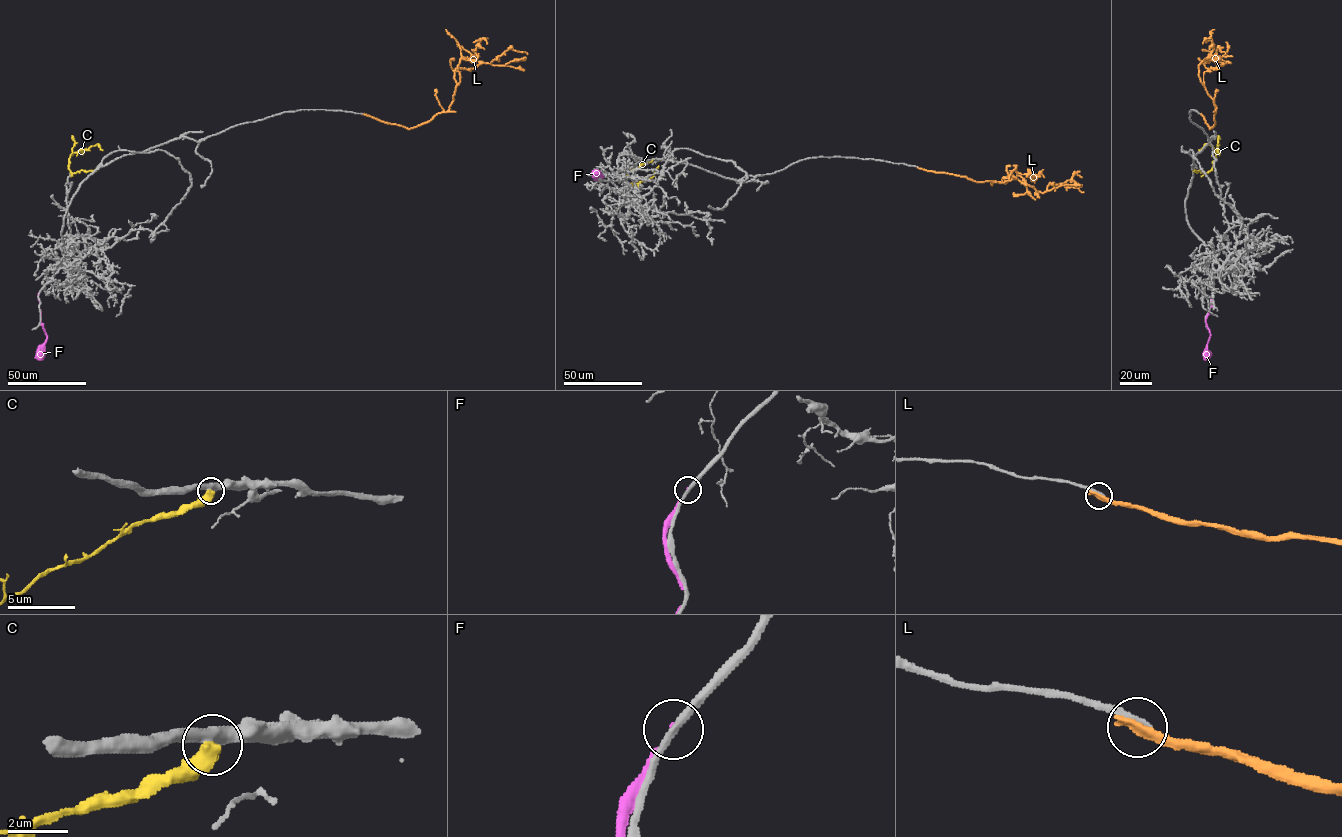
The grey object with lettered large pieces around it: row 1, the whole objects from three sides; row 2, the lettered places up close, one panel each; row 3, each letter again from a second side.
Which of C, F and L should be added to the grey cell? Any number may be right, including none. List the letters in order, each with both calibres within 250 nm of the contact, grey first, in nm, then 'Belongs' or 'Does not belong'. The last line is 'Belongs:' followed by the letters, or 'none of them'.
C: Thickness 440 nm (grey) against 400 nm. Does not belong
F: Thickness 280 nm (grey) against 140 nm. Does not belong
L: Thickness 300 nm (grey) against 440 nm. Does not belong
Belongs: none of them

